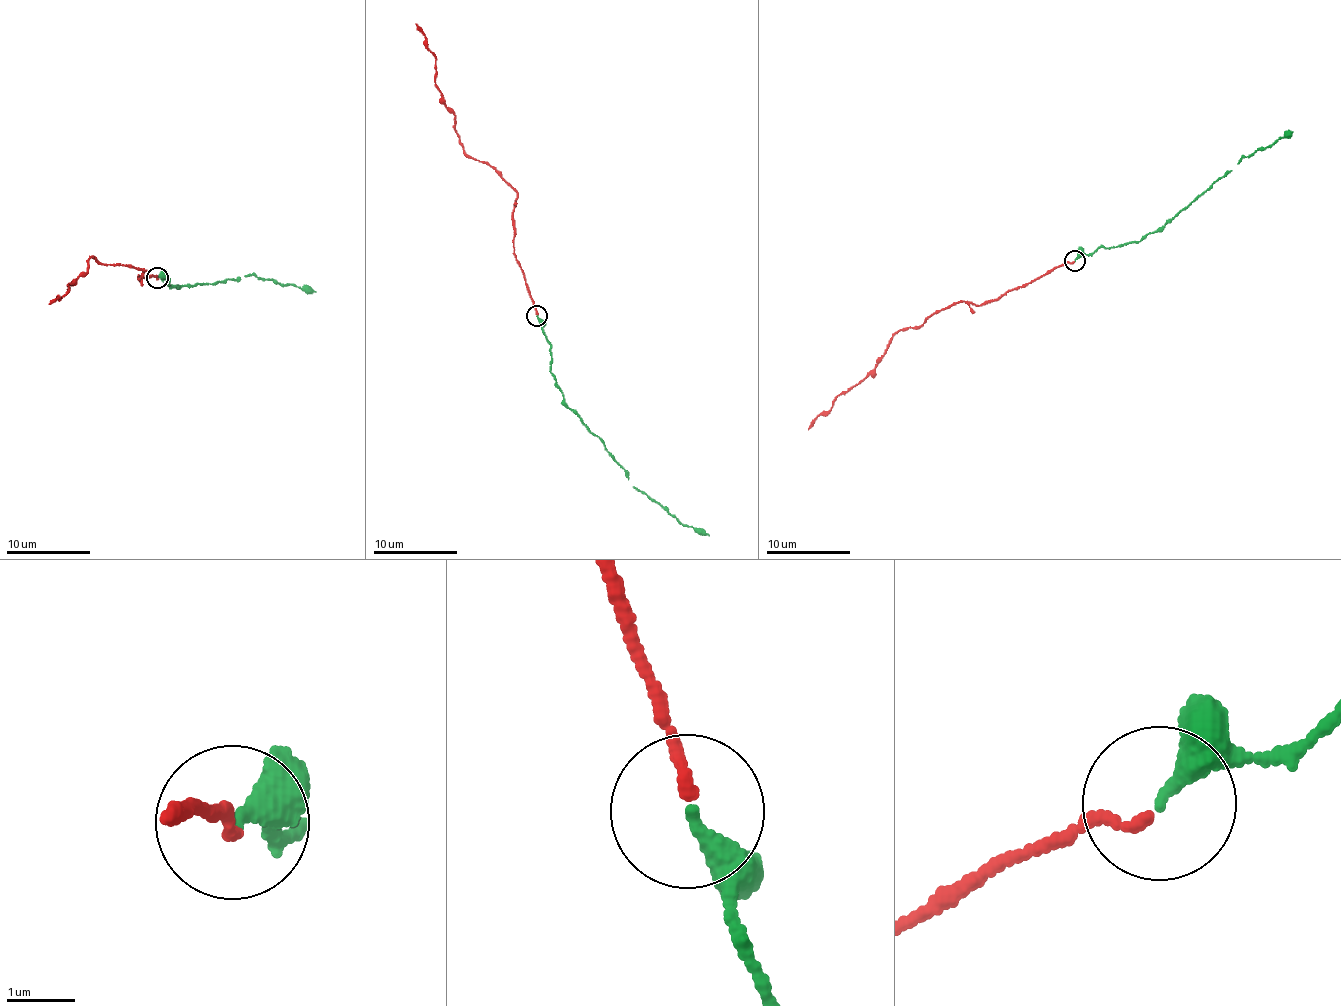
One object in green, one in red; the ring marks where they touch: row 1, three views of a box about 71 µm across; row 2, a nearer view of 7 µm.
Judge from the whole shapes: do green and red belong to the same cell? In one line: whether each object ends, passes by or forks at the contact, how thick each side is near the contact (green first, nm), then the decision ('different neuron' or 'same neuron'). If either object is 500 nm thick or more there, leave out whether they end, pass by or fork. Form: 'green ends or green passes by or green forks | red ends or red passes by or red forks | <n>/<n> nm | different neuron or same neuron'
green ends | red ends | 280/150 nm | same neuron

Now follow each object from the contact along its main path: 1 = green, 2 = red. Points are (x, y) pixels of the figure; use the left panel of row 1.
1: (156, 278), (168, 278), (167, 286), (177, 288), (213, 285), (245, 275), (309, 288), (315, 292)
2: (157, 277), (138, 280), (146, 269), (93, 256), (68, 292), (48, 303)

